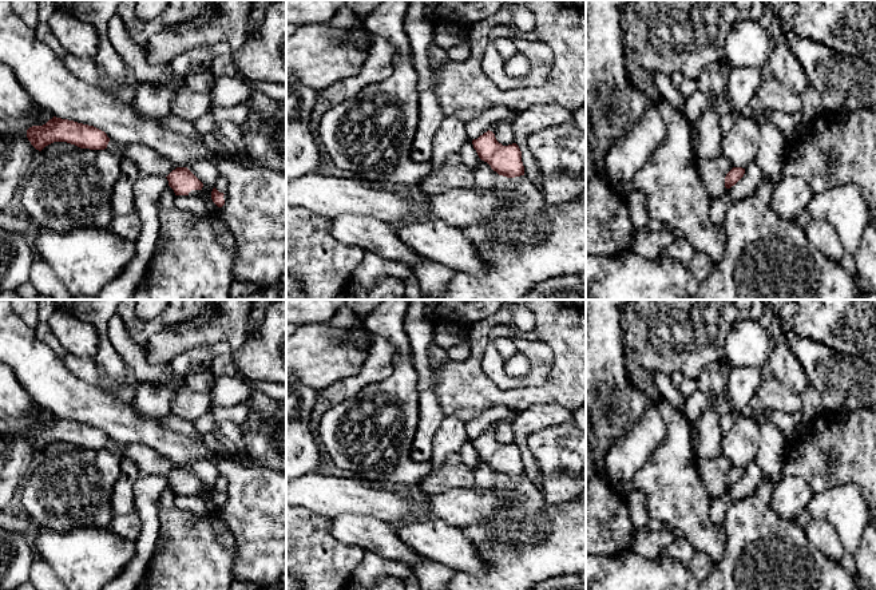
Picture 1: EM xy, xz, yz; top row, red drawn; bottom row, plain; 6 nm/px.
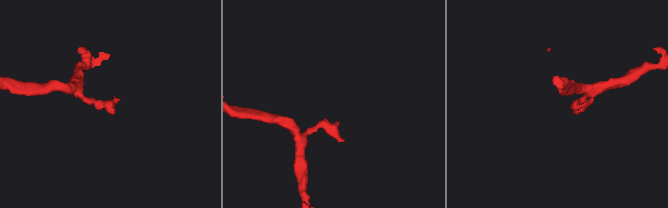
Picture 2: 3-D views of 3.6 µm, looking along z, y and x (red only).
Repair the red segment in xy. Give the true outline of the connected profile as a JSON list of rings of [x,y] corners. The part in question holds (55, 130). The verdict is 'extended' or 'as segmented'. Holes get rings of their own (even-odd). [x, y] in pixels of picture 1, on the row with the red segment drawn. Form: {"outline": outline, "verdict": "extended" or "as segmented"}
{"outline": [[[56,116],[43,126],[29,127],[27,138],[39,151],[53,142],[67,142],[90,150],[104,150],[110,142],[107,134],[94,126]]], "verdict": "as segmented"}

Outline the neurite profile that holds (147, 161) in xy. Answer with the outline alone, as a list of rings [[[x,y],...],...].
[[[139,143],[124,146],[123,155],[120,158],[131,159],[140,174],[167,177],[178,167],[170,159],[162,157],[158,151]]]

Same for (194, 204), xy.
[[[177,195],[175,206],[179,209],[190,210],[195,215],[207,214],[206,206],[199,197],[191,195]]]

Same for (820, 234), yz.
[[[810,221],[804,227],[808,241],[817,248],[825,257],[835,262],[841,262],[847,254],[836,230],[825,221]]]

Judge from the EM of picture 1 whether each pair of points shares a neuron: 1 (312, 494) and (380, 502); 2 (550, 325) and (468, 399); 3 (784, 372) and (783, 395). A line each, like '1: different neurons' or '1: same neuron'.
1: same neuron
2: same neuron
3: different neurons

